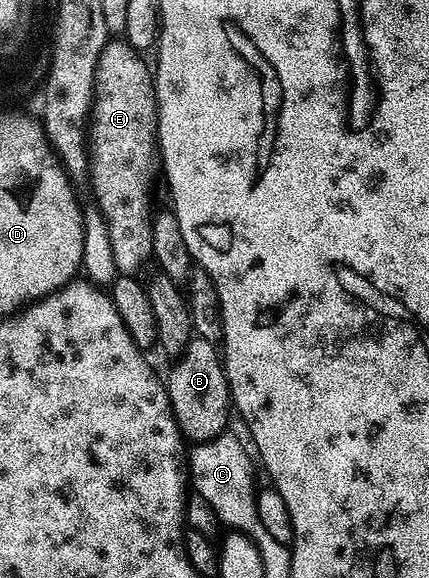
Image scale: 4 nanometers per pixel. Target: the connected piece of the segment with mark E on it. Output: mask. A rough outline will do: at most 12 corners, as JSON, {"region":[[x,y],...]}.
{"region":[[117,37],[93,73],[87,180],[122,275],[153,259],[157,89]]}

